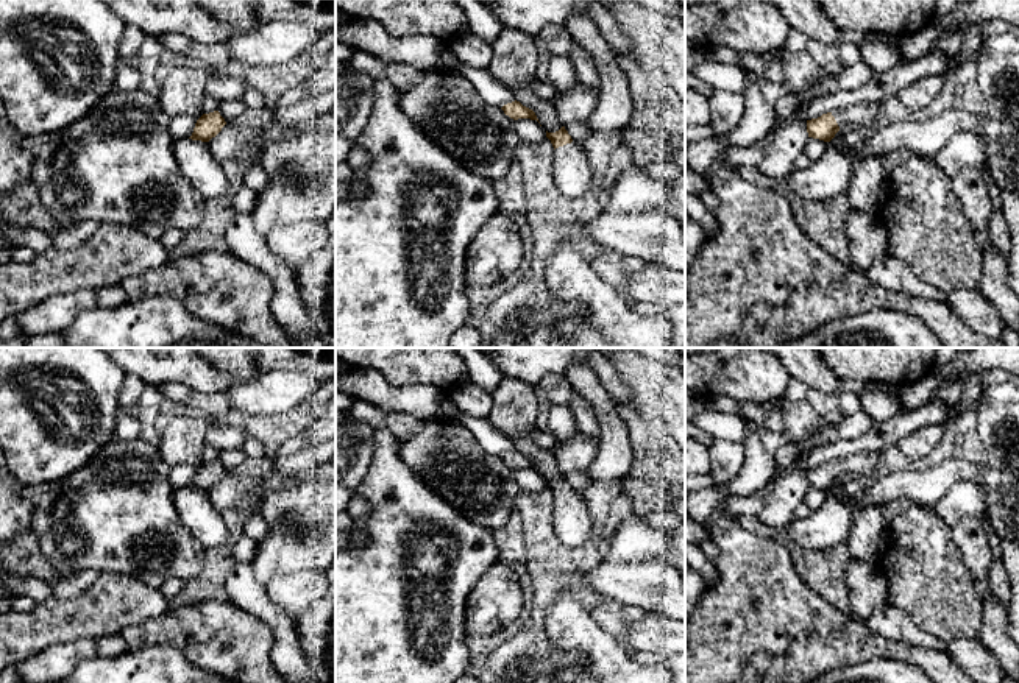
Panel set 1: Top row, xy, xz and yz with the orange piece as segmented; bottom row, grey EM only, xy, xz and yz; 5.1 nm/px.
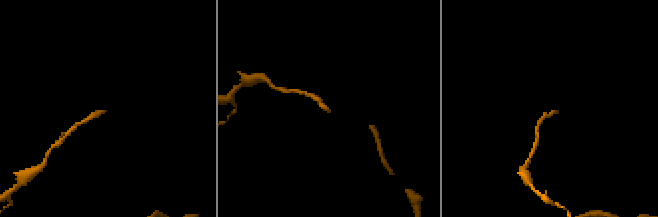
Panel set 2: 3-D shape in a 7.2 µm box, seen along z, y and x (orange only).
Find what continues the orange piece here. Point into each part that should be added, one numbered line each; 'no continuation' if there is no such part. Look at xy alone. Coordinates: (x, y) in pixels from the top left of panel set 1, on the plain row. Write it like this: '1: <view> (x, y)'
no continuation

